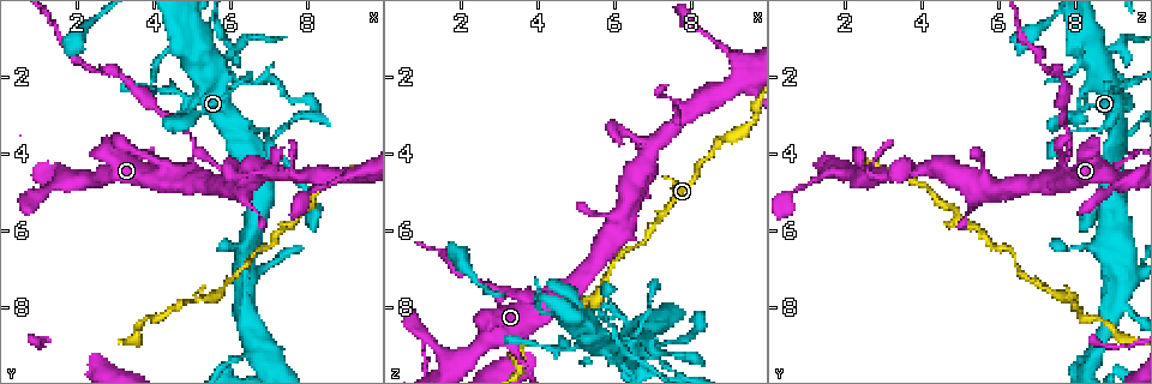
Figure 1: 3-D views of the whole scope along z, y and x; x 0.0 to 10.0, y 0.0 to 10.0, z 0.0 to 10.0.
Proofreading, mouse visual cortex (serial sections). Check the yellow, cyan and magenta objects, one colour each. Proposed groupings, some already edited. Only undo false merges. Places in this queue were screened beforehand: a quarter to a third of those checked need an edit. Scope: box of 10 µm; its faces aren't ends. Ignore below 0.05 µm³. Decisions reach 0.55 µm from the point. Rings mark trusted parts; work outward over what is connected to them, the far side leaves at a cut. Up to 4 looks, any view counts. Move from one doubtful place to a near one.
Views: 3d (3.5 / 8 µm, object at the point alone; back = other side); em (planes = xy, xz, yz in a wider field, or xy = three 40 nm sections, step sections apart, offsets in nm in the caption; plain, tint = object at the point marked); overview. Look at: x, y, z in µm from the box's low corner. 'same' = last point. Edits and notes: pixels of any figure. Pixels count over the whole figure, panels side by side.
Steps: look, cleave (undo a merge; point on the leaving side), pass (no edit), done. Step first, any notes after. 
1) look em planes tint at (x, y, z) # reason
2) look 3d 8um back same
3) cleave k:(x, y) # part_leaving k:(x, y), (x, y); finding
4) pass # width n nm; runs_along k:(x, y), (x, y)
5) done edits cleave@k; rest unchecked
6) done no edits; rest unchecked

look 3d 8um at (4.80, 7.85, 7.90) # thin neck

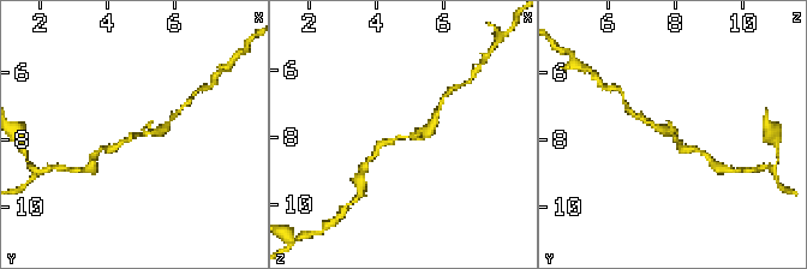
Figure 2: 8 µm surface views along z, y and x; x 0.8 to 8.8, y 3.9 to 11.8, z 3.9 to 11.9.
look 3d 3.5um same # zoom in

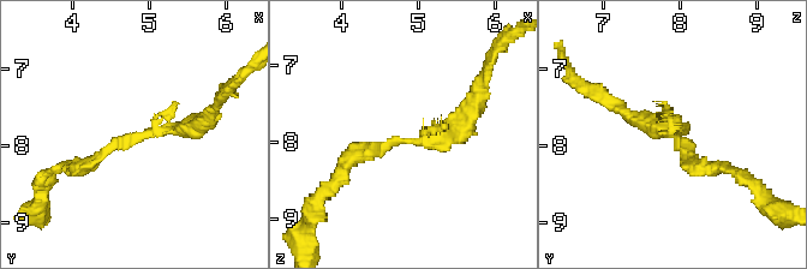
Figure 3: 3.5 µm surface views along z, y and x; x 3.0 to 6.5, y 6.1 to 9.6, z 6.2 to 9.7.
pass # runs_along 3:(471, 109), (342, 168); continuous, no second cell

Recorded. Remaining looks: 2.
look 3d 8um back at (4.85, 4.55, 7.75) # four arms meet

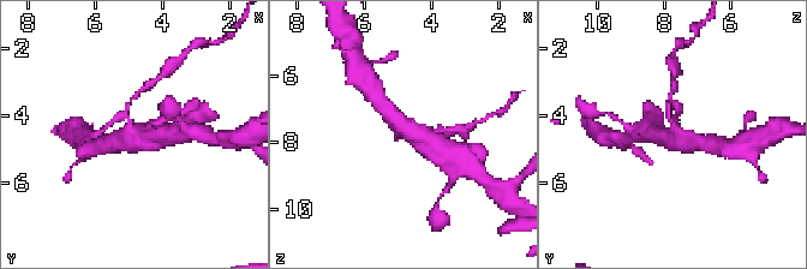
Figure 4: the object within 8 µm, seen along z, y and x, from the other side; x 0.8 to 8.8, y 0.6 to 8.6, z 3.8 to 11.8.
look em xy step 3 tint same # arms 4; arm_widths 150, 200, 500, 500 nm; need the tissue

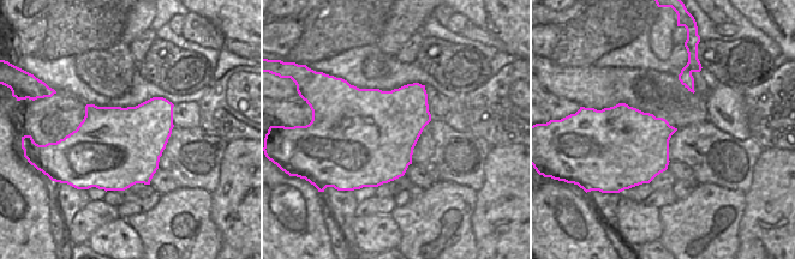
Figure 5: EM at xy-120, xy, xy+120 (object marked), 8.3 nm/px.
cleave 4:(674, 88) # part_leaving 4:(668, 115), (673, 78); a second cell is stuck on

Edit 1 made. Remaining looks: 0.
done edits cleave@4; rest unchecked

